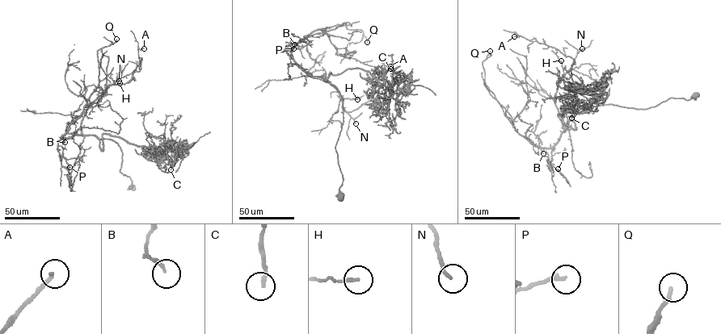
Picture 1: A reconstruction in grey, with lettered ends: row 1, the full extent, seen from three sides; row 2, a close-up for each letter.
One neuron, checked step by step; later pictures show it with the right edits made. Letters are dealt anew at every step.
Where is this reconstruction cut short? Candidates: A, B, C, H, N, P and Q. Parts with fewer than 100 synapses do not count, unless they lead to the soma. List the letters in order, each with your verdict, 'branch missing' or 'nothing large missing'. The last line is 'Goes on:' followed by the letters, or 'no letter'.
A: nothing large missing
B: nothing large missing
C: nothing large missing
H: nothing large missing
N: nothing large missing
P: nothing large missing
Q: nothing large missing
Goes on: no letter

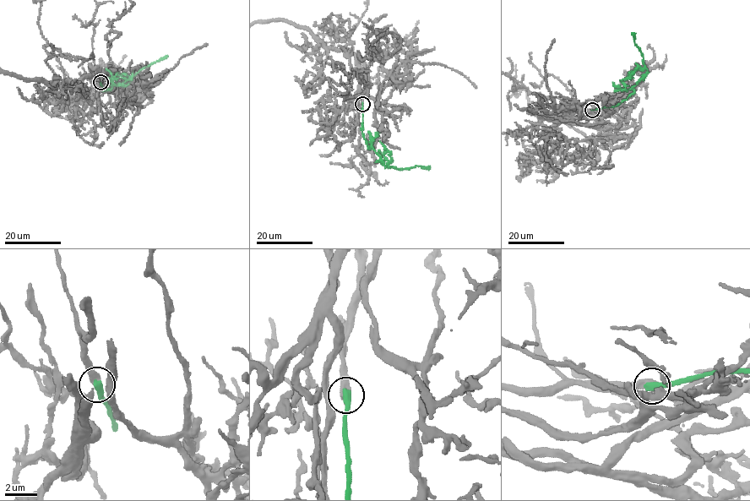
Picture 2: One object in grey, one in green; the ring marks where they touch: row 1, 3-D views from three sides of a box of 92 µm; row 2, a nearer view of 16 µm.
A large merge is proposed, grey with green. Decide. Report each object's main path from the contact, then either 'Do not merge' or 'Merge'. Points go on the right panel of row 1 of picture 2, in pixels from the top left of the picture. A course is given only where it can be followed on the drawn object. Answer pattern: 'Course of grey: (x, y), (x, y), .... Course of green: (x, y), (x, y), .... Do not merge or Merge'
Course of green: (592, 110), (614, 106), (627, 100), (633, 91), (633, 87), (646, 73), (643, 56), (631, 33). Do not merge

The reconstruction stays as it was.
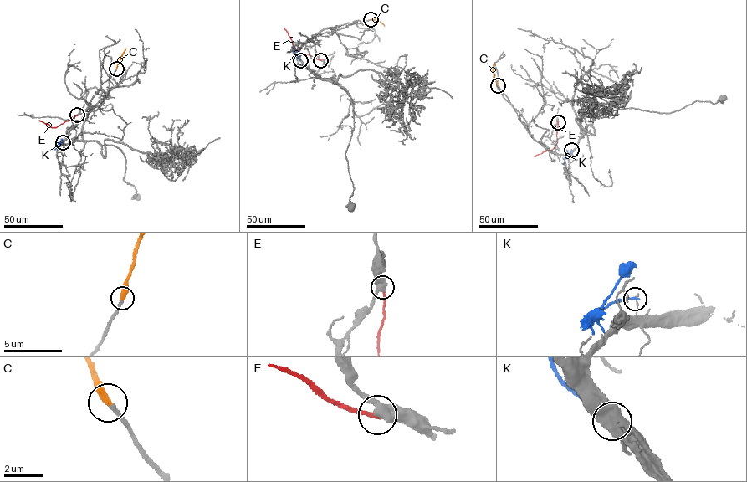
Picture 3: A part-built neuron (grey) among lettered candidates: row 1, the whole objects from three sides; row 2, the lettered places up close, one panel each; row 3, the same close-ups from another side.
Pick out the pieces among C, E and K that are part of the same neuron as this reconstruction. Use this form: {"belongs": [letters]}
{"belongs": ["C"]}

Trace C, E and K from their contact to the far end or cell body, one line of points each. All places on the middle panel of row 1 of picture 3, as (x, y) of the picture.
C: (370, 19), (385, 26)
E: (320, 60), (300, 53), (283, 28)
K: (299, 60), (291, 47)

